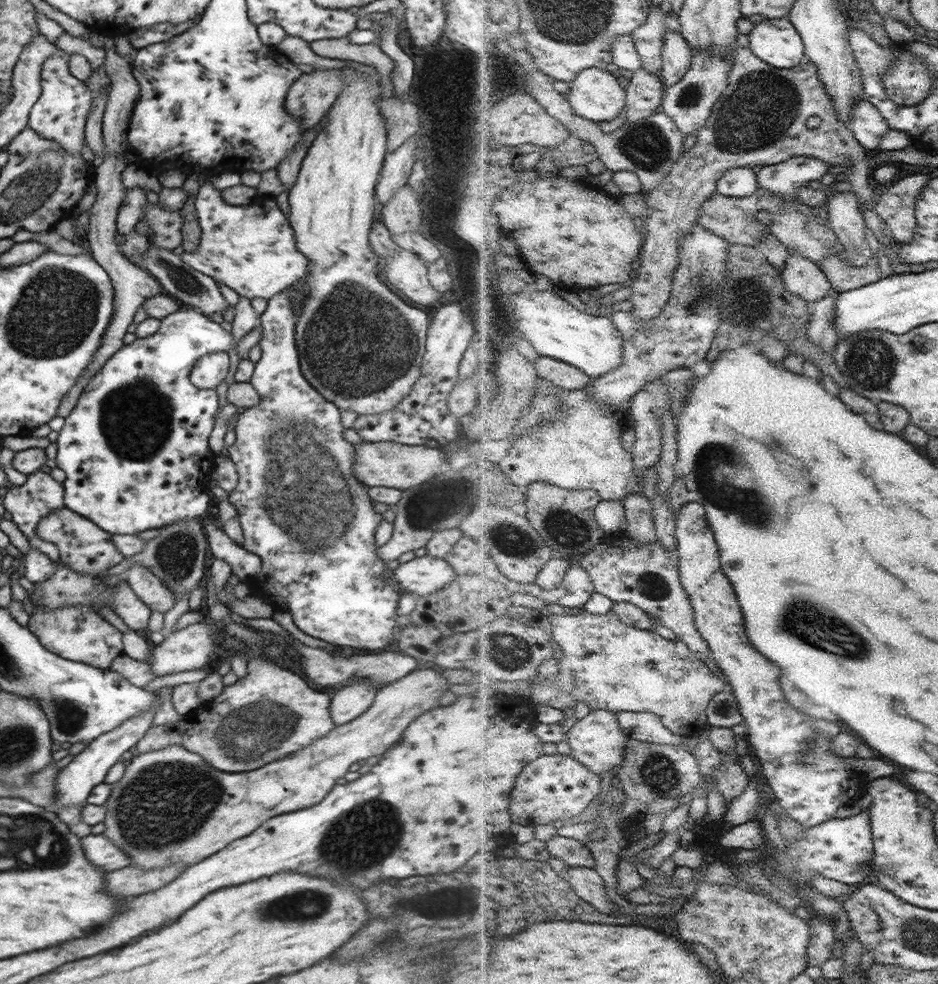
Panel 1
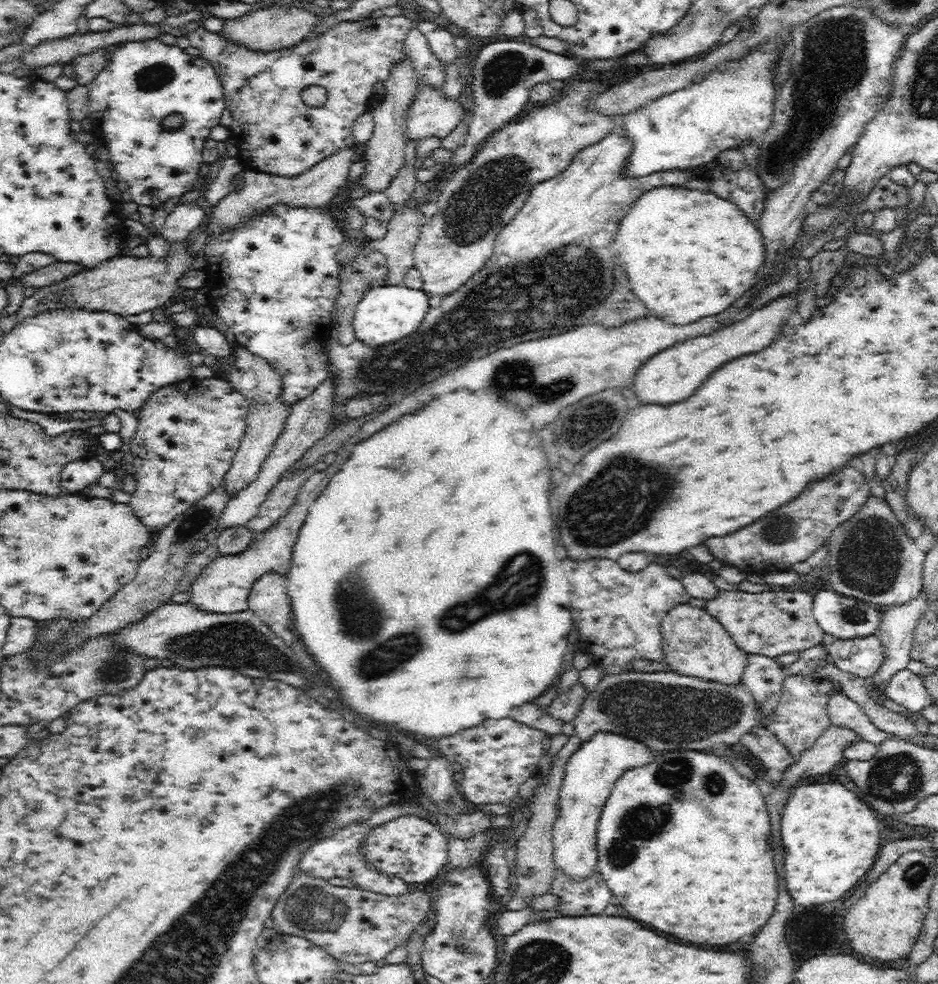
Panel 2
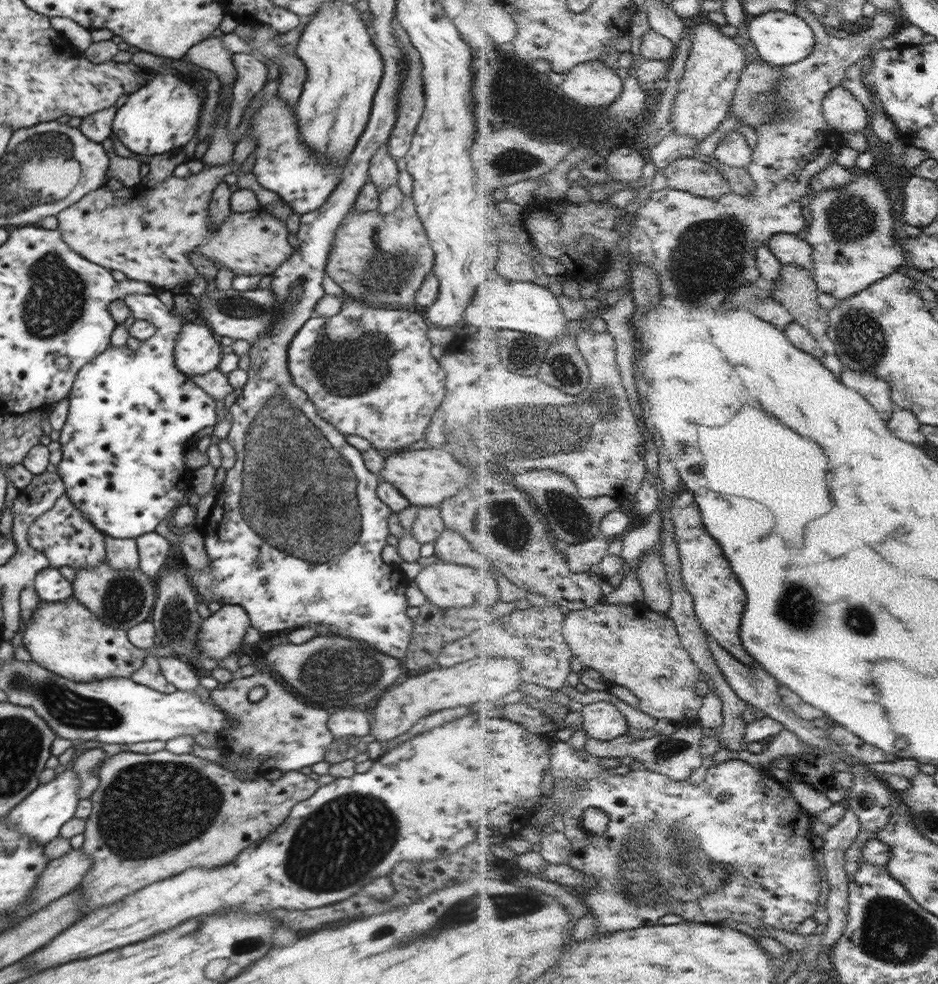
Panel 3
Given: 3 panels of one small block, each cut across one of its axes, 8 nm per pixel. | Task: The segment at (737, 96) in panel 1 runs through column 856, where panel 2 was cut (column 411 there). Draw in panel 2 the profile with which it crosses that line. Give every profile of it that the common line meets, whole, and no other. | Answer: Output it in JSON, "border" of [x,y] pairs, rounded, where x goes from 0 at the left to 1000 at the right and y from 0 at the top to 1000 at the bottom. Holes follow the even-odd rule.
{"border":[[[434,136],[432,140],[432,163],[429,171],[419,180],[416,189],[410,193],[415,203],[419,205],[420,211],[424,210],[439,195],[441,195],[441,187],[443,180],[441,175],[441,165],[445,163],[445,143]]]}

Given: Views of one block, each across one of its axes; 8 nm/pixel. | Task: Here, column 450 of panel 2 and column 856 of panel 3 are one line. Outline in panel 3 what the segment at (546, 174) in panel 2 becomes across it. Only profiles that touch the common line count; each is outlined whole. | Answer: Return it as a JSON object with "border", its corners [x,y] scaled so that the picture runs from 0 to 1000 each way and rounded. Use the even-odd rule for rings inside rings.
{"border":[[[915,174],[913,183],[900,191],[881,192],[871,196],[860,208],[866,212],[867,227],[857,239],[868,251],[868,280],[875,298],[887,300],[896,306],[906,305],[923,296],[947,280],[957,277],[959,270],[968,269],[967,256],[955,239],[955,224],[958,218],[953,214],[942,185],[936,178]]]}

